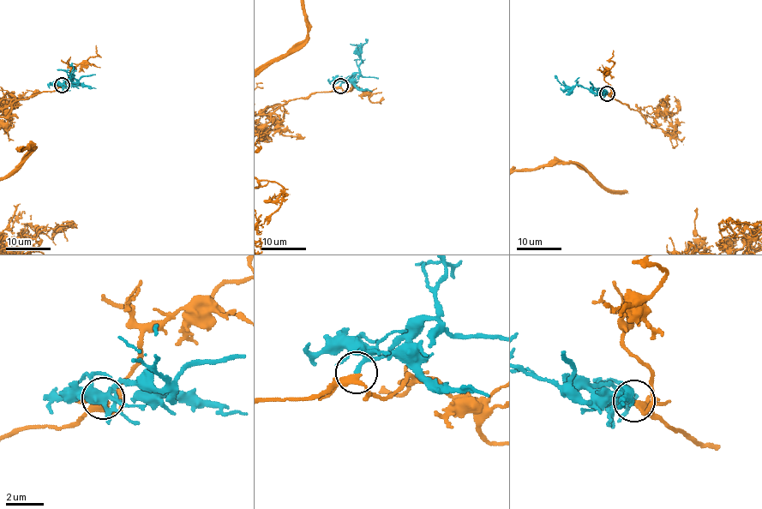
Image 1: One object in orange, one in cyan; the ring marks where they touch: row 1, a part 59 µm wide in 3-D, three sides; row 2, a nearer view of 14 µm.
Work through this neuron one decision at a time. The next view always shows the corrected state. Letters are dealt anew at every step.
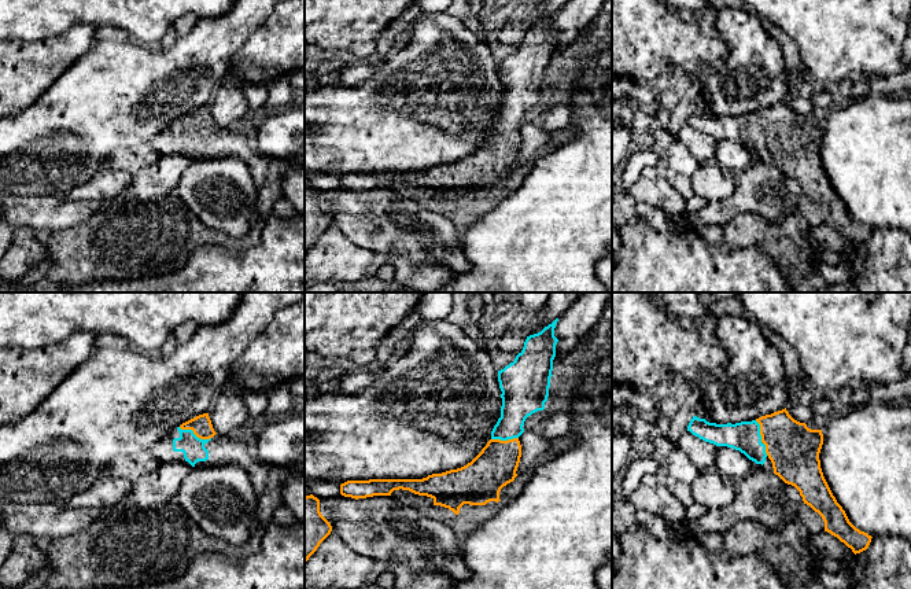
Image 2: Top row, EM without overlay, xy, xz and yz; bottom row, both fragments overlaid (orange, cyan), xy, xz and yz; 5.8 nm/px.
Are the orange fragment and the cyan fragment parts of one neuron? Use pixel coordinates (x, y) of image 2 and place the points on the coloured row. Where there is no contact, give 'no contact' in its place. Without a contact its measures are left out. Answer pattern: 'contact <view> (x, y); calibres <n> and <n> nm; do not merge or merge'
contact yz (762, 438); calibres 300 and 180 nm; merge

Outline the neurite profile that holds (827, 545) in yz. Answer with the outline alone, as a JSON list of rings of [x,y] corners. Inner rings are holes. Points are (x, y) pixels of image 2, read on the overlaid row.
[[[827,531],[812,535],[814,545],[822,556],[833,557],[840,562],[844,560],[844,542]]]

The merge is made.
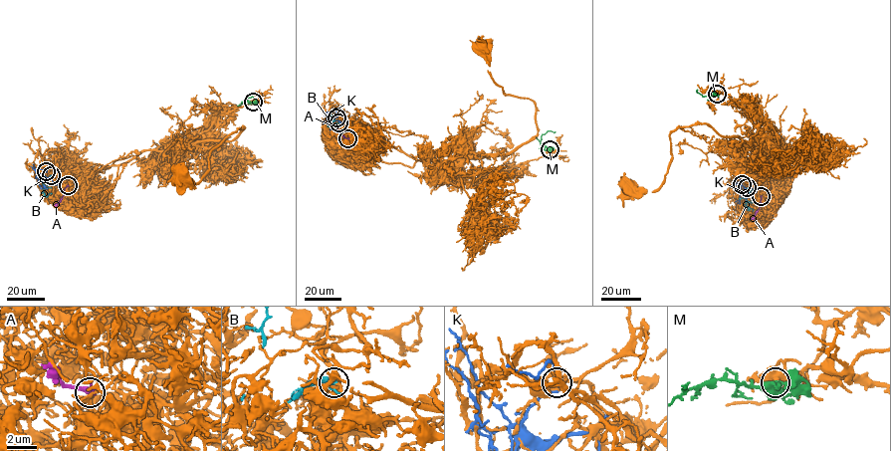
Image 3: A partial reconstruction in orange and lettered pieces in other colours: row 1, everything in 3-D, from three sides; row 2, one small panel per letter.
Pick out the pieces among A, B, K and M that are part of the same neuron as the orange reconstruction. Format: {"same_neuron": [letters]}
{"same_neuron": ["M"]}

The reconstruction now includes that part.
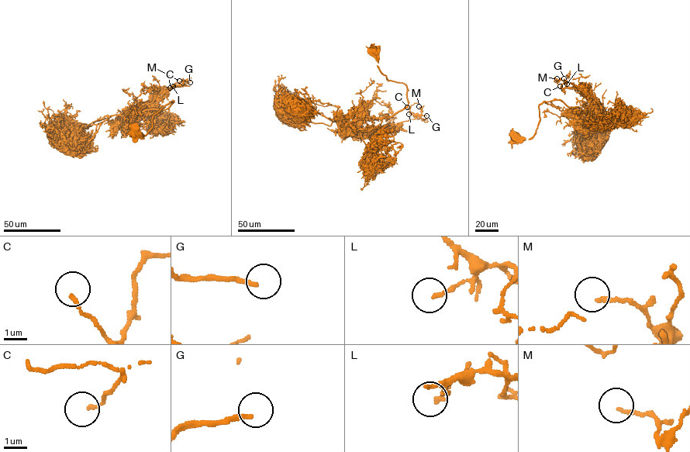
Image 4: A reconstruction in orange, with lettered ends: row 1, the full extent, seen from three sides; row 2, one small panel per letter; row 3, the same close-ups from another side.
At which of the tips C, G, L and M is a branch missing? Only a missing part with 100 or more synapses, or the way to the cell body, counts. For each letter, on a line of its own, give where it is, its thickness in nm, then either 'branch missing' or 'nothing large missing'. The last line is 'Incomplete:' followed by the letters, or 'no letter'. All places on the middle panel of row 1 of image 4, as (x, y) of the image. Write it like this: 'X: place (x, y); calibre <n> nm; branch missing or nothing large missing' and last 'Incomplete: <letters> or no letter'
C: place (407, 107); calibre 140 nm; nothing large missing
G: place (426, 115); calibre 160 nm; branch missing
L: place (408, 114); calibre 180 nm; nothing large missing
M: place (419, 106); calibre 160 nm; nothing large missing
Incomplete: G

